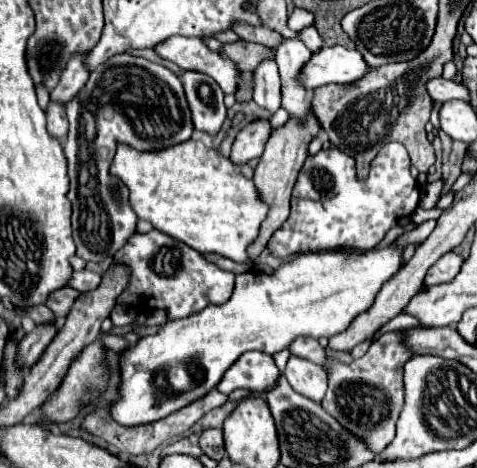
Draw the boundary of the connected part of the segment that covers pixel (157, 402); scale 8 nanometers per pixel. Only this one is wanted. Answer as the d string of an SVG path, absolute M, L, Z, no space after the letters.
M388 245L388 247L380 247L380 249L372 249L372 251L360 251L356 253L354 249L340 249L340 251L328 251L328 253L302 253L302 255L296 255L296 257L290 257L286 259L274 273L266 275L266 273L258 273L258 271L248 271L248 273L240 273L236 275L236 287L234 287L234 293L230 297L230 301L226 301L224 305L208 305L208 309L202 309L200 313L194 313L192 317L186 317L186 319L174 319L174 321L168 321L162 325L162 329L156 333L156 335L148 335L148 337L142 337L134 347L126 349L122 359L120 359L120 367L122 367L122 385L120 385L120 399L114 403L112 407L112 417L114 421L118 421L120 425L126 425L126 427L132 427L132 425L144 425L144 423L152 423L152 421L158 421L162 417L166 417L168 413L174 413L176 409L182 409L186 405L190 405L192 401L204 397L208 391L212 391L218 381L222 379L222 375L226 373L226 369L246 351L262 351L262 353L268 353L268 355L274 355L282 349L286 349L296 337L314 337L314 339L320 339L320 337L332 337L332 335L338 335L342 331L346 331L352 323L352 319L356 319L360 313L368 311L380 291L380 287L396 275L396 271L400 271L400 267L404 265L404 257L402 257L404 249L402 247L396 247L396 245Z

